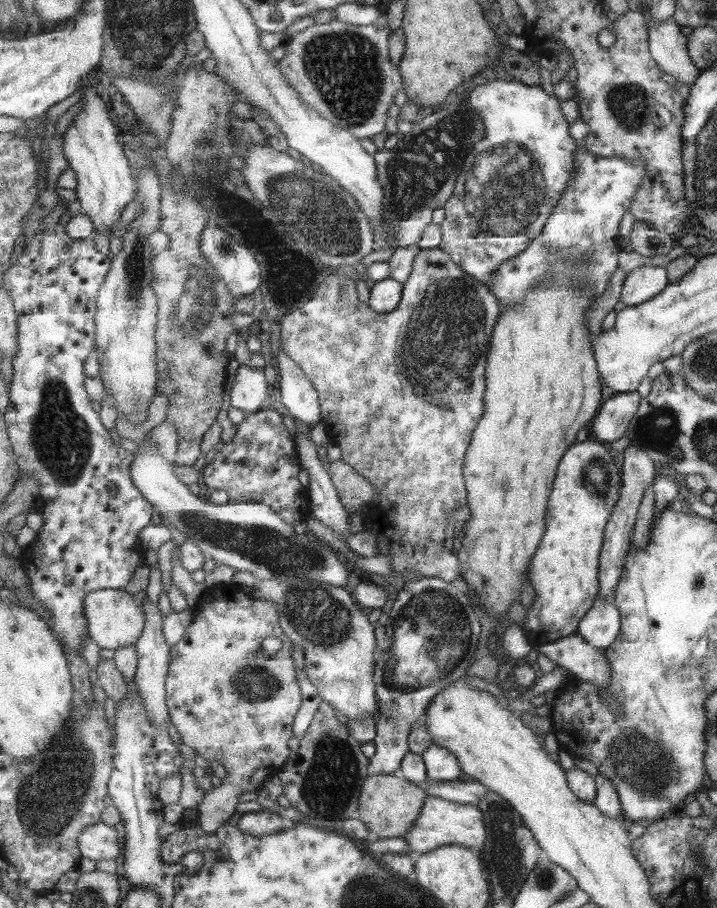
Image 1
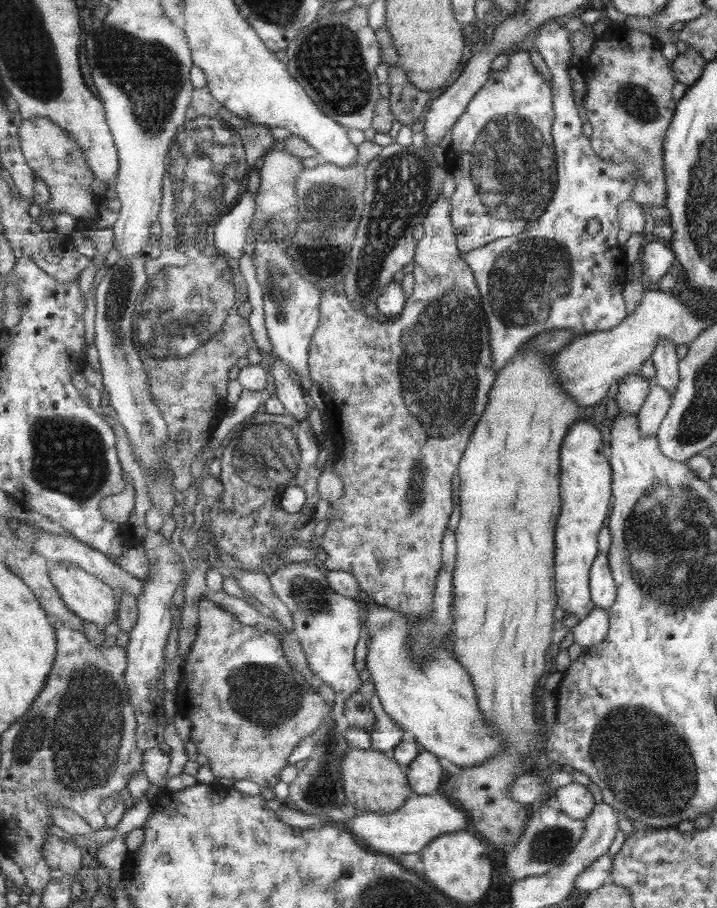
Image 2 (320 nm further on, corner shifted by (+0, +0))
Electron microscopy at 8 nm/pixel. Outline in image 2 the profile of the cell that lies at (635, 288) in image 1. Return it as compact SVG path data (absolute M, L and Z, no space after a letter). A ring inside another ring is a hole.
M653 237L642 248L642 269L646 282L650 286L657 286L658 280L667 274L676 262L676 255L672 248L667 248L663 242L658 242Z

